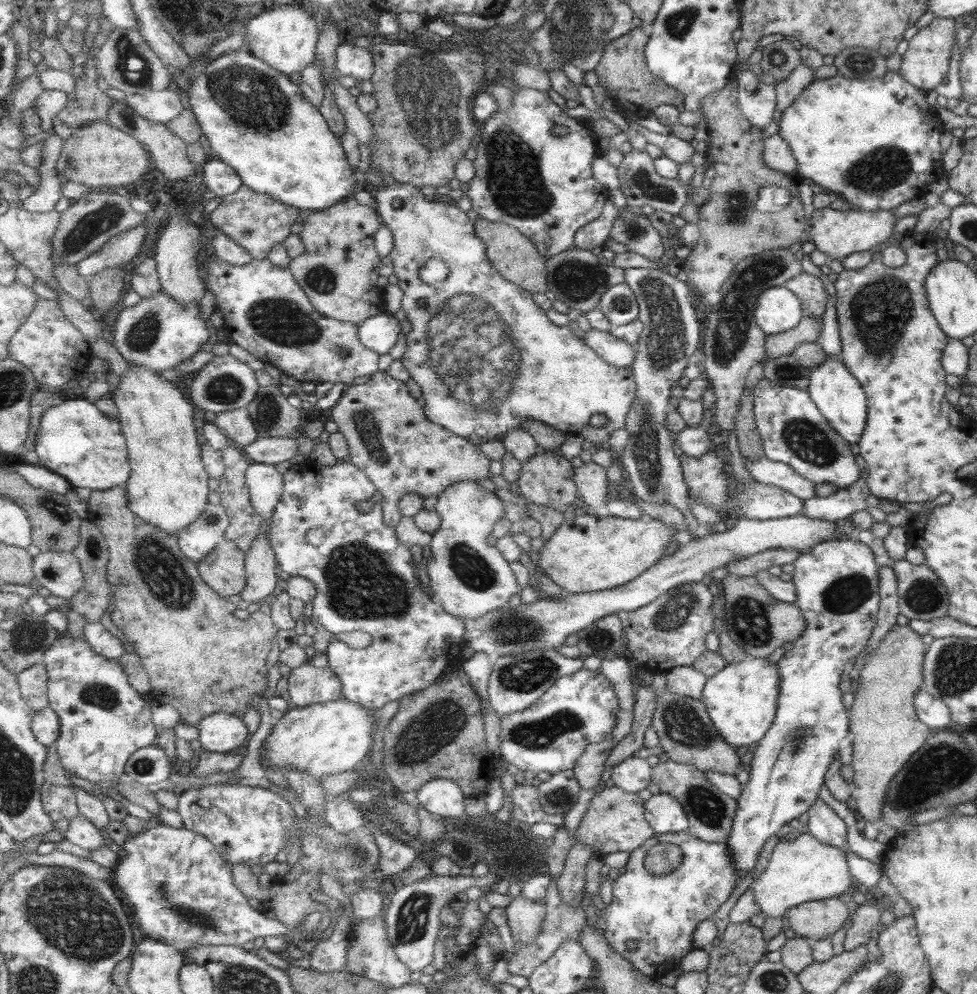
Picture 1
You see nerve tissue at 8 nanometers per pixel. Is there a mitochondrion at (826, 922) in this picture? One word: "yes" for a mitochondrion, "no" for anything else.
no

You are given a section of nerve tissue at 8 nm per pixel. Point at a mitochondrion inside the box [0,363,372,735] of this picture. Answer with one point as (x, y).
(164, 573)

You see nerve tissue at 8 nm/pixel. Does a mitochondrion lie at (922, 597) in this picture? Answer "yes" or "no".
yes

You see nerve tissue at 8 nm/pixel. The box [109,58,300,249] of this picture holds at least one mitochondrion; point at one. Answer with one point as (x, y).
(253, 99)

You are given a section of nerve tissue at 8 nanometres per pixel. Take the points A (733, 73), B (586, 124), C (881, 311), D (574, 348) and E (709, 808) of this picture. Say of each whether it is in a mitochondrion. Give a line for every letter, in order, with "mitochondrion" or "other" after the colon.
A: other
B: other
C: mitochondrion
D: other
E: mitochondrion

